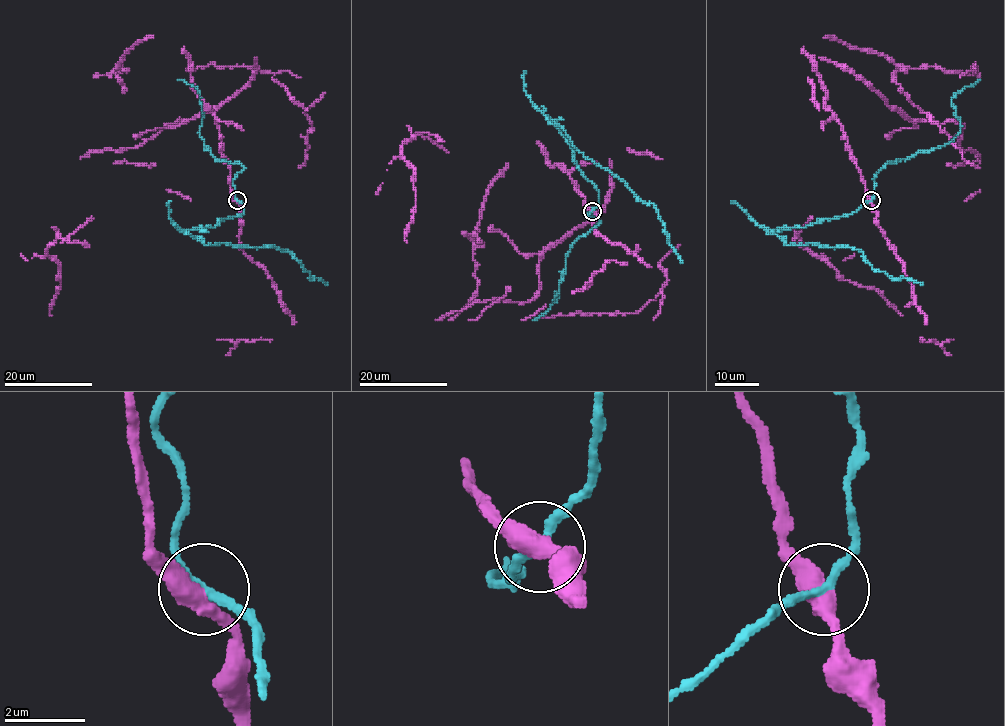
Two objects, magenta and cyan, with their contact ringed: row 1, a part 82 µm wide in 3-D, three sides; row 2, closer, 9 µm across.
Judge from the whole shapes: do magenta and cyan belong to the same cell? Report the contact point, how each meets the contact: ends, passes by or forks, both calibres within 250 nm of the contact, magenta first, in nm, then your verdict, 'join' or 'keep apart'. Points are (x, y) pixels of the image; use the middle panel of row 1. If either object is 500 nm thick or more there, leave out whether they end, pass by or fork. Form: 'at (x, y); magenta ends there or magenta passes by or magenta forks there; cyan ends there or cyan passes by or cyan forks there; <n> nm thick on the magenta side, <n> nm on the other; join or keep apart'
at (592, 211); magenta passes by; cyan passes by; 440 nm thick on the magenta side, 200 nm on the other; keep apart

